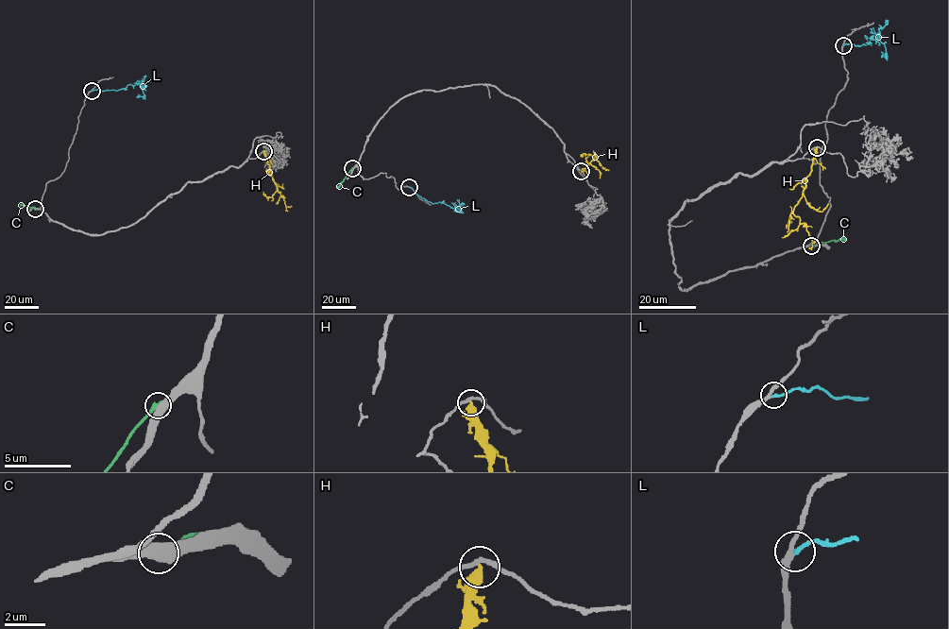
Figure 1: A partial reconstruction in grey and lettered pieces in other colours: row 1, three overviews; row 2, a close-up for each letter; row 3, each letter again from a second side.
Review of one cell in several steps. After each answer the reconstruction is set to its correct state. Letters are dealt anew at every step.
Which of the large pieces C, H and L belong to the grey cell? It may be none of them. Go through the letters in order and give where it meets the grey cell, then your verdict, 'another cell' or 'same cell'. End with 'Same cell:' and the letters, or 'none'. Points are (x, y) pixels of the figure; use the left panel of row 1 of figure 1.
C: contact (35, 209); another cell
H: contact (263, 151); another cell
L: contact (92, 91); same cell
Same cell: L

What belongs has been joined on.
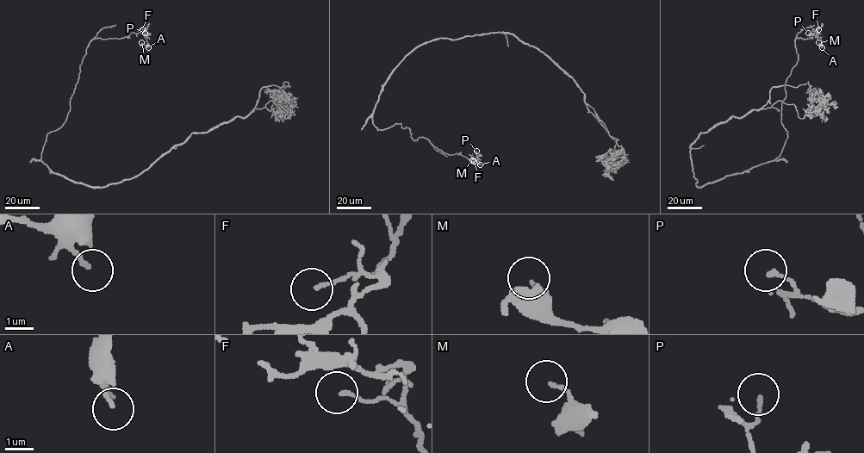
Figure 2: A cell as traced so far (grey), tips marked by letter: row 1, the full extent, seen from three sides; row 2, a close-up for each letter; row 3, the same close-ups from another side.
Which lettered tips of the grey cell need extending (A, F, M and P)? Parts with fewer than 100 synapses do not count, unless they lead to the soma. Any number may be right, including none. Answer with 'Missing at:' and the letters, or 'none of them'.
Missing at: none of them

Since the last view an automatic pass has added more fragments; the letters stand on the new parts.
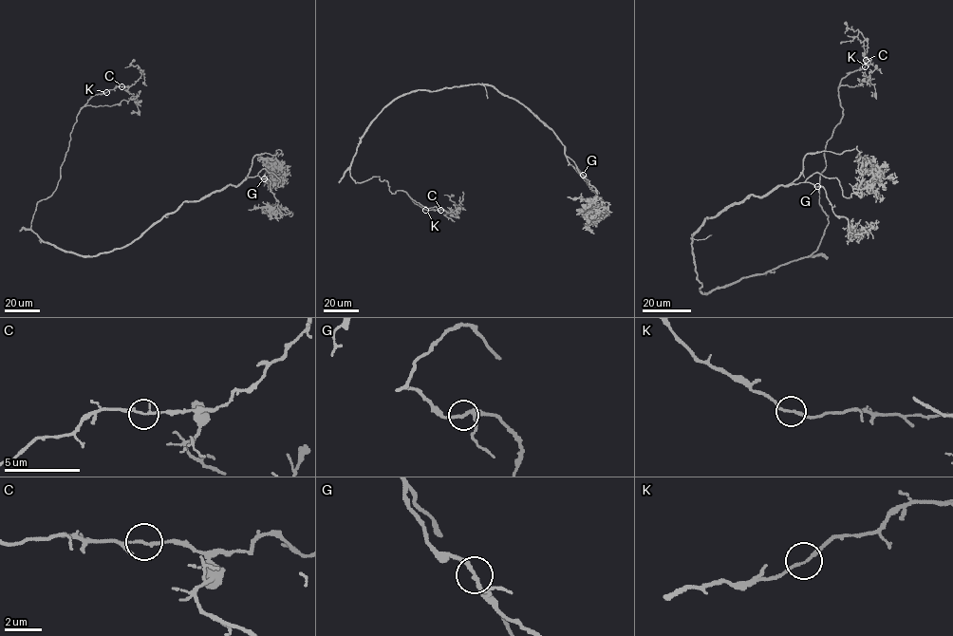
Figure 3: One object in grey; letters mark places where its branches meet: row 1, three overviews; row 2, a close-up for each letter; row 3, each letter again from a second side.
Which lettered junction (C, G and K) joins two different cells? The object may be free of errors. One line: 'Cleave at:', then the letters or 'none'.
Cleave at: none

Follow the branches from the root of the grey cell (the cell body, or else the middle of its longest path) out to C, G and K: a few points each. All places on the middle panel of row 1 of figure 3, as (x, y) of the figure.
C: (396, 99), (362, 138), (350, 176), (355, 182), (379, 176), (392, 193), (403, 191), (424, 209), (440, 210)
G: (396, 99), (419, 89), (493, 85), (503, 94), (523, 104), (550, 128), (565, 146), (564, 153), (583, 175)
K: (396, 99), (362, 138), (350, 176), (355, 182), (379, 176), (388, 182), (392, 193), (405, 192), (425, 209)

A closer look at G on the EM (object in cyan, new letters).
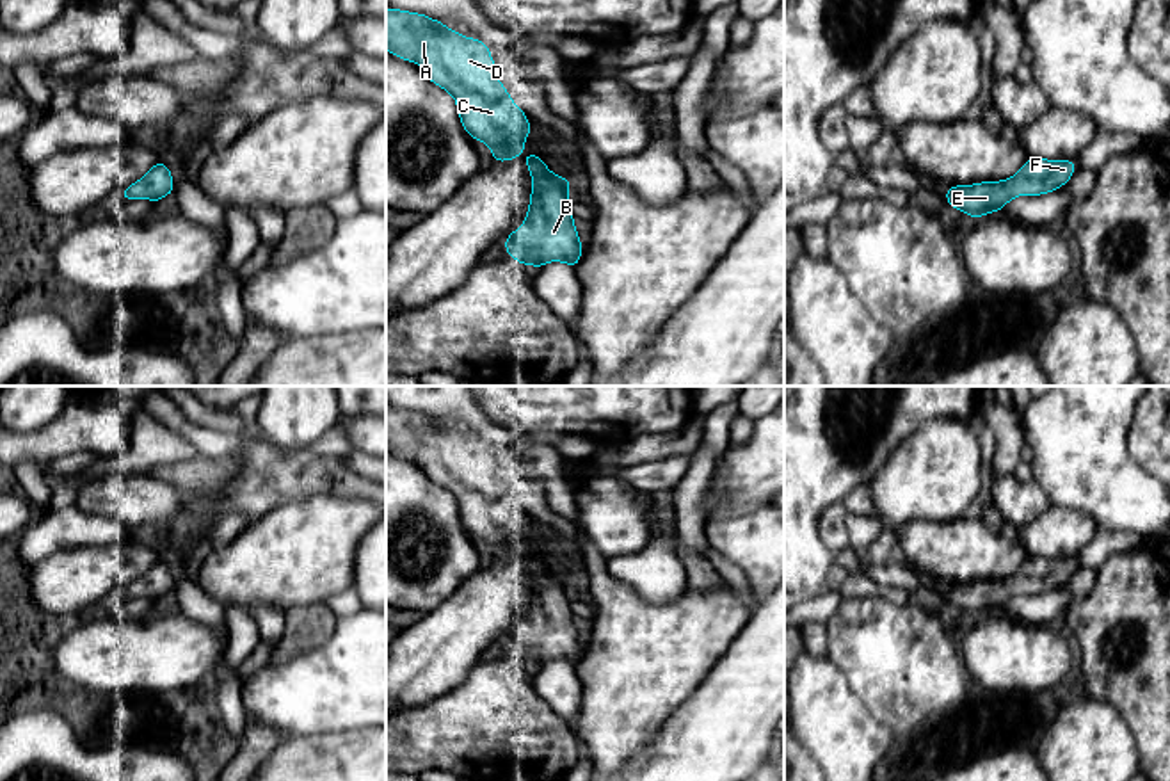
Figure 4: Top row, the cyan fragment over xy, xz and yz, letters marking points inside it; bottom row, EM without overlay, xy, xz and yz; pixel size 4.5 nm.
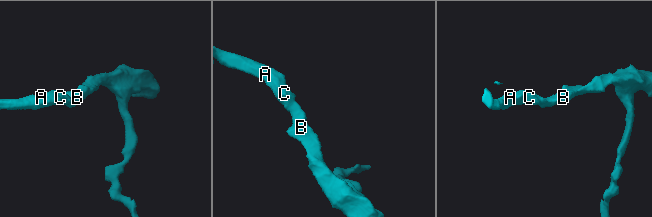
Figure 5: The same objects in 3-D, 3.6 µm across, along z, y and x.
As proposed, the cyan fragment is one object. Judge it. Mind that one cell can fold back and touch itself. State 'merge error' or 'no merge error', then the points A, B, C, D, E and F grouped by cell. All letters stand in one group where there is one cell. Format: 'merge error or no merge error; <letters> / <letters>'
no merge error; A B C D E F

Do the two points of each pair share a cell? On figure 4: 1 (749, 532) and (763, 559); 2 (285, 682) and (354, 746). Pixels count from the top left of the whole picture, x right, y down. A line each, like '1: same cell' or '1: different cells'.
1: same cell
2: different cells

